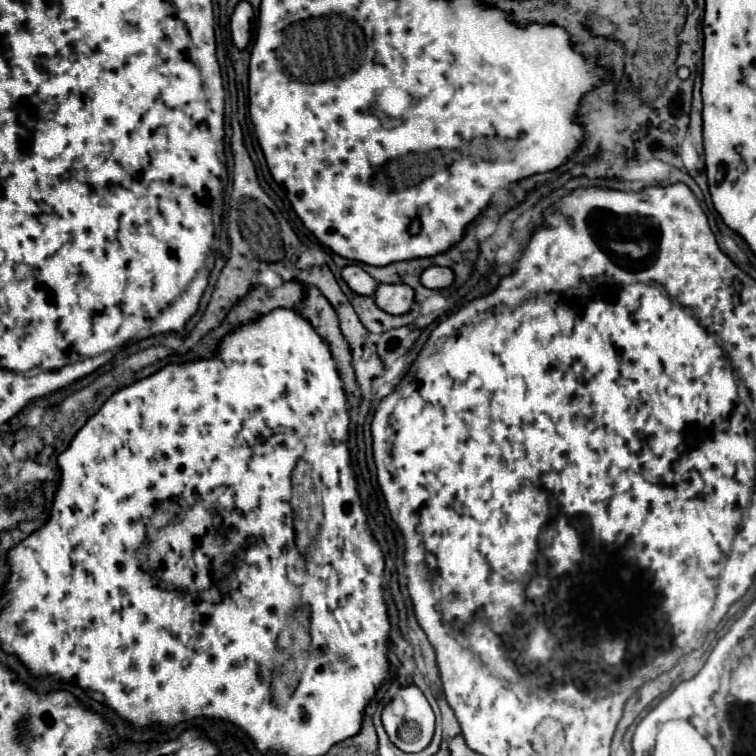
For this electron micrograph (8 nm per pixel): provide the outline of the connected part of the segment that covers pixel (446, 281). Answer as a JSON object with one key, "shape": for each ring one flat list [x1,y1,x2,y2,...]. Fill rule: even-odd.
{"shape":[[431,265,421,273,421,283,427,289,443,289,453,283,453,271,449,267,437,267]]}

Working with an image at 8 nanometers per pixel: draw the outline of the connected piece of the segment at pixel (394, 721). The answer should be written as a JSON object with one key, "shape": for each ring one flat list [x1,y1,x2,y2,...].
{"shape":[[407,685,399,689,399,693,383,707,381,723,393,745,397,745,405,753,419,753,431,743,433,729,435,729,435,715,421,689,415,685]]}

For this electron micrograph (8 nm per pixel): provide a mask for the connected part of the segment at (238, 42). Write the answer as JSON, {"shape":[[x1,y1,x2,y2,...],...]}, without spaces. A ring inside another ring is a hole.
{"shape":[[241,1,231,15,231,37,233,37,233,43,237,49,245,49,251,39,251,35,249,35,251,19,253,19,251,5,247,1]]}

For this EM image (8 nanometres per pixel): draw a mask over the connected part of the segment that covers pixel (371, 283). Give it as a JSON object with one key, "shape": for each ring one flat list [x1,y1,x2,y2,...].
{"shape":[[359,265,343,267,341,277,359,295,373,295,375,289,377,289,377,281,369,273,365,273]]}

